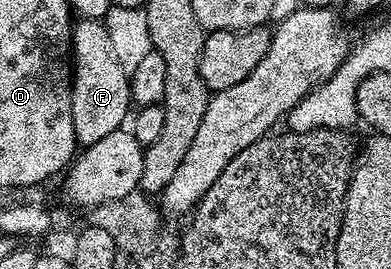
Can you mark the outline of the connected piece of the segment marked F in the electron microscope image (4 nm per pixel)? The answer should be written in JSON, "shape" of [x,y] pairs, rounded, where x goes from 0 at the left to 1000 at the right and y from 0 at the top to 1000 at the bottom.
{"shape":[[[202,71],[179,123],[179,186],[184,468],[202,539],[243,535],[256,528],[256,513],[304,487],[320,465],[312,461],[320,446],[325,457],[338,416],[335,286],[317,260],[317,245],[307,245],[297,186],[286,186],[286,141],[276,141],[276,112],[258,71]]]}

